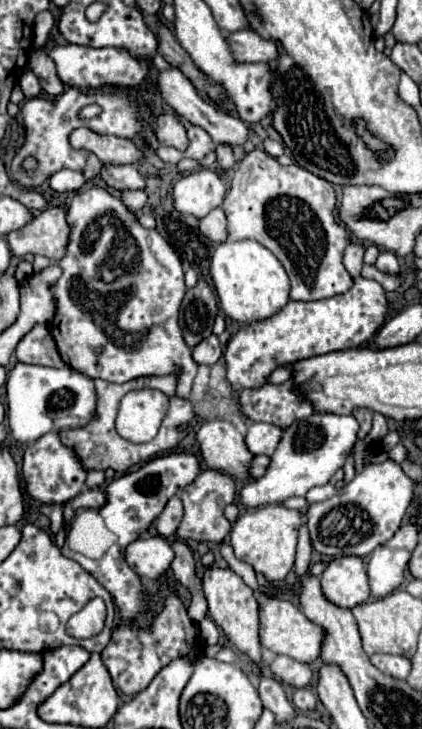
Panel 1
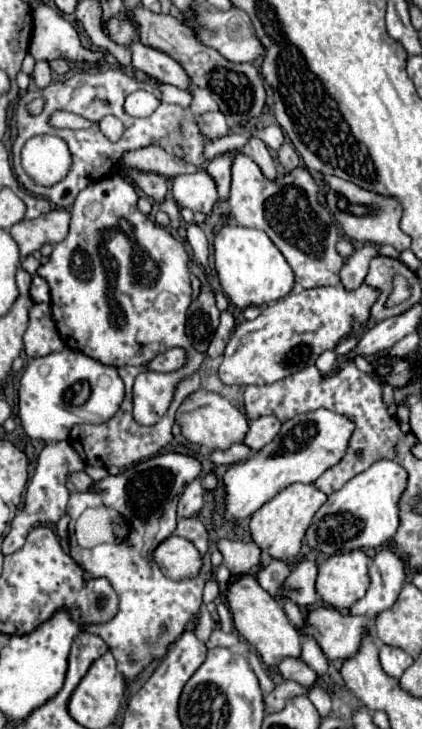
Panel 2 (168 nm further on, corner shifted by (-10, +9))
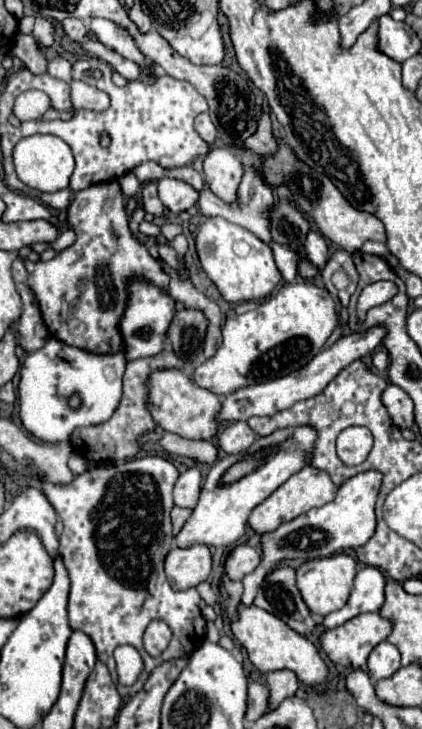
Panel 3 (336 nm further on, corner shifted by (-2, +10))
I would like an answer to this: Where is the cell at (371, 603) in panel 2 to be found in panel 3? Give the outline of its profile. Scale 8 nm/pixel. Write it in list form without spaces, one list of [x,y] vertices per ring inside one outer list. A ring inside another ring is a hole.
[[[364,566],[364,568],[360,568],[356,574],[354,590],[350,594],[348,604],[324,616],[322,626],[326,630],[342,626],[346,620],[352,620],[362,612],[378,612],[380,606],[384,604],[384,574],[372,566]]]

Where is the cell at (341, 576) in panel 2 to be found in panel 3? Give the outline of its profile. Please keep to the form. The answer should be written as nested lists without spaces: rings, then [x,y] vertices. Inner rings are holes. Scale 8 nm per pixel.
[[[334,554],[328,558],[316,558],[310,562],[304,562],[296,570],[296,586],[308,606],[308,610],[316,616],[326,616],[334,610],[340,610],[352,592],[356,576],[356,560],[348,554]]]

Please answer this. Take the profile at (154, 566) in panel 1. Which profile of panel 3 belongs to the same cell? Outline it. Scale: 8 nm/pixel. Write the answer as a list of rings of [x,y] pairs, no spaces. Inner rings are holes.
[[[196,544],[192,548],[174,548],[166,556],[166,576],[174,590],[196,588],[208,578],[212,570],[212,554],[208,546]]]

